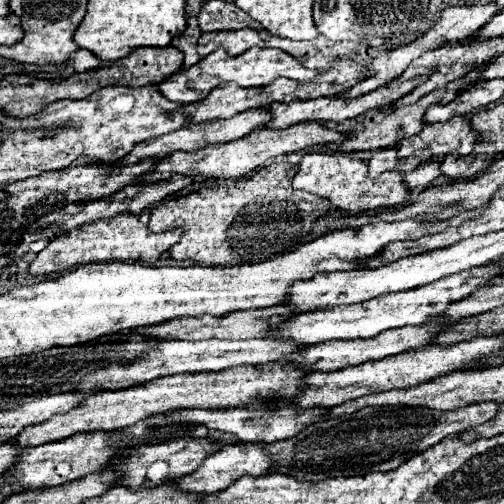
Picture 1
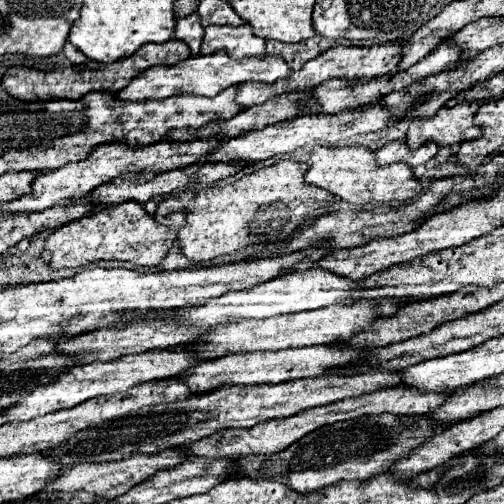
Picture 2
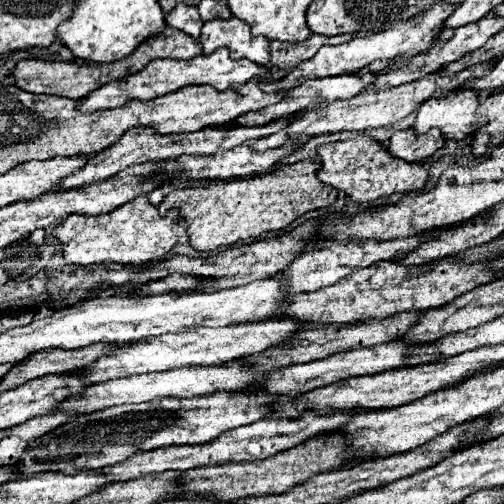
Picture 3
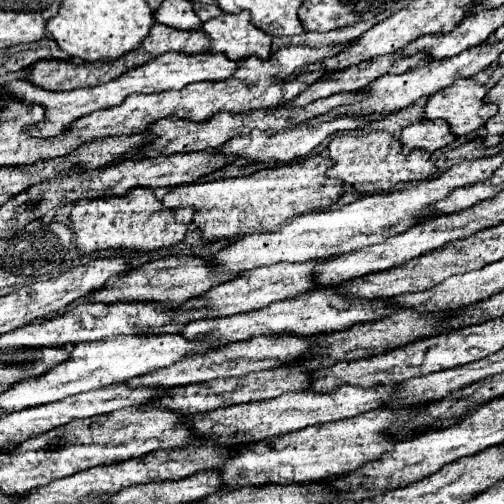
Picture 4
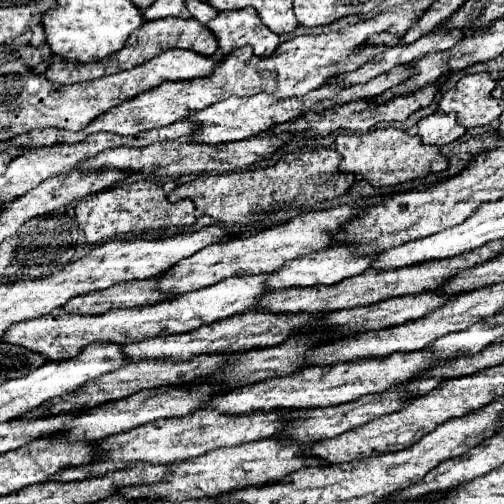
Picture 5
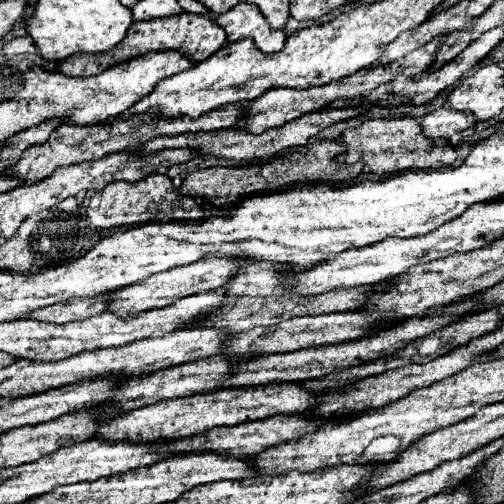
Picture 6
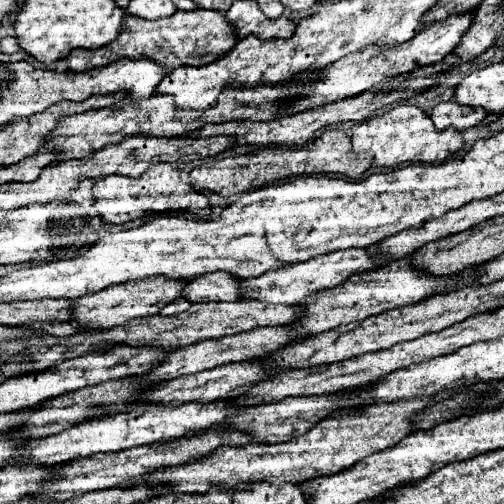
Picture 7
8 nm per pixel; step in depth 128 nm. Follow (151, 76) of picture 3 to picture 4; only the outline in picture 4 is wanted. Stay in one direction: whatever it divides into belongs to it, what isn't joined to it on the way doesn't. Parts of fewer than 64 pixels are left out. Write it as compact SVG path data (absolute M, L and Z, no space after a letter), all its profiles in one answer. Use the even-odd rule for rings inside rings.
M204 52L200 56L184 56L184 54L162 54L158 58L152 58L150 62L146 62L140 68L132 68L128 72L124 72L122 76L118 76L116 80L110 80L106 84L100 86L90 86L90 88L78 88L72 92L46 92L42 88L32 86L28 80L12 80L4 86L8 86L10 92L16 92L16 96L20 96L20 100L28 100L36 102L36 104L44 104L46 108L46 122L36 126L36 128L28 128L28 132L32 132L34 136L54 136L64 132L64 128L68 128L68 124L72 124L72 120L86 116L90 112L96 112L100 108L112 108L112 106L120 106L122 100L134 92L142 92L142 94L154 94L154 92L164 92L164 90L178 90L184 88L186 84L192 82L218 82L218 80L226 80L228 76L232 76L238 70L238 64L234 60L228 60L228 56L220 54L212 54L212 52Z

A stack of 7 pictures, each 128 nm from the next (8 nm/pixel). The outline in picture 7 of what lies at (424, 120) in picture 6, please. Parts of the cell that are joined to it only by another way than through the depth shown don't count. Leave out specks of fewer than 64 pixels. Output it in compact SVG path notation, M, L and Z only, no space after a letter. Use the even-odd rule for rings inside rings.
M442 102L430 110L430 118L438 132L448 126L454 126L456 130L466 130L478 126L486 118L486 112L484 108L464 108L456 102Z

